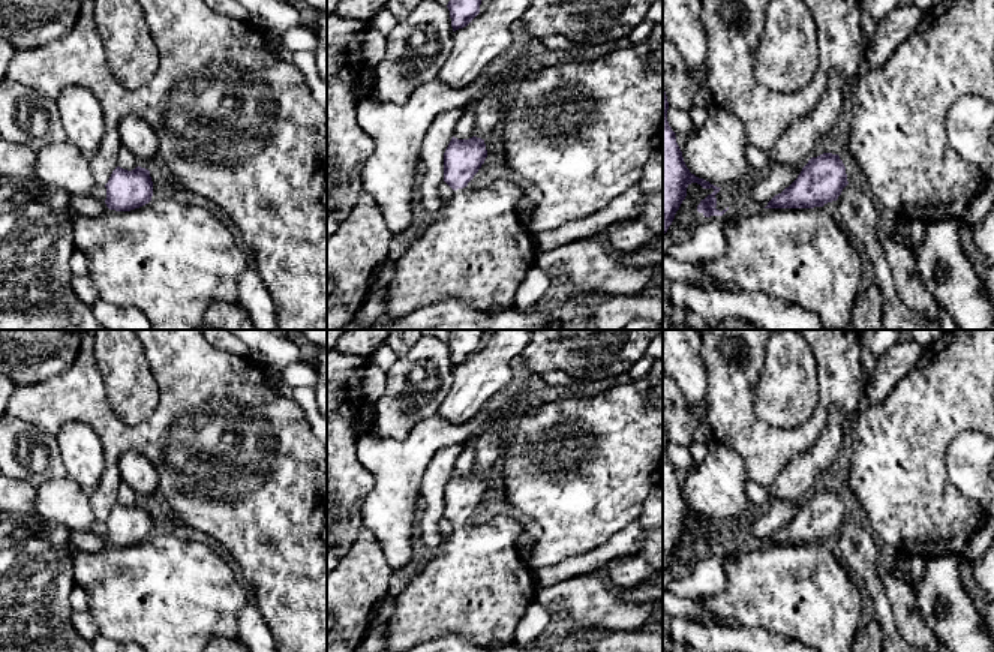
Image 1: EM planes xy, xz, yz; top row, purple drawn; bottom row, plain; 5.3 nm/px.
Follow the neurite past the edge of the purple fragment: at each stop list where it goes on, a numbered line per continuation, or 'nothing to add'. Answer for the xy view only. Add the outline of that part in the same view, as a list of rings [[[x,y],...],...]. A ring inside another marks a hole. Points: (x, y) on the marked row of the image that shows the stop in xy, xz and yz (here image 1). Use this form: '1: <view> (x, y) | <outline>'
nothing to add

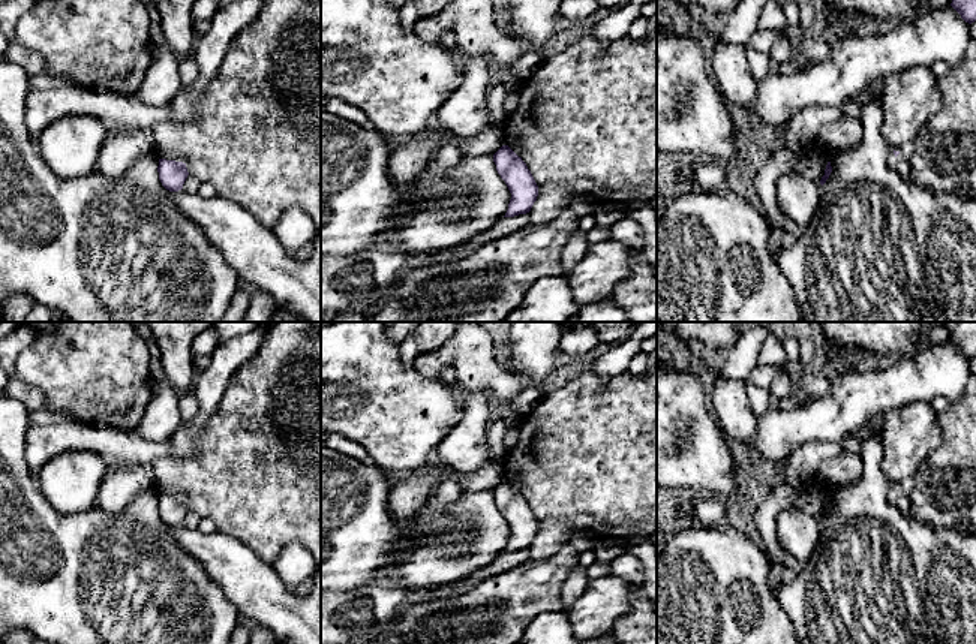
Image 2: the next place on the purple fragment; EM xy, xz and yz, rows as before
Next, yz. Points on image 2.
nothing to add

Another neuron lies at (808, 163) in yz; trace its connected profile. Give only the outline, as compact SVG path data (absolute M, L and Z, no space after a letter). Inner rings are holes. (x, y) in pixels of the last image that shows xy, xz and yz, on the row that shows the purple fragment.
M811 147L796 153L795 172L820 183L829 157L817 154Z

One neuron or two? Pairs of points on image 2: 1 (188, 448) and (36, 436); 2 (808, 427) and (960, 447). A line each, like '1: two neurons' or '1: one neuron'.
1: one neuron
2: two neurons

